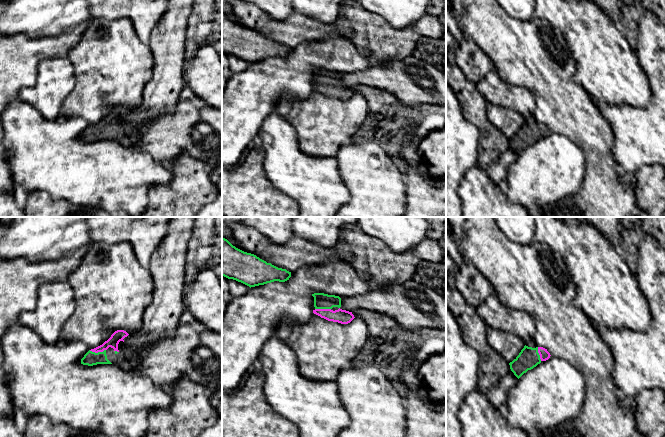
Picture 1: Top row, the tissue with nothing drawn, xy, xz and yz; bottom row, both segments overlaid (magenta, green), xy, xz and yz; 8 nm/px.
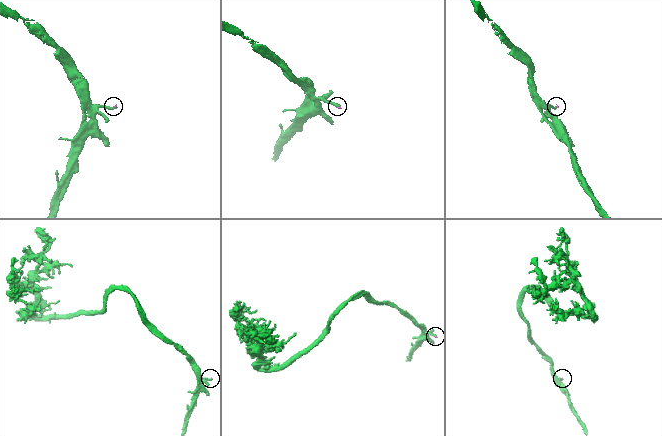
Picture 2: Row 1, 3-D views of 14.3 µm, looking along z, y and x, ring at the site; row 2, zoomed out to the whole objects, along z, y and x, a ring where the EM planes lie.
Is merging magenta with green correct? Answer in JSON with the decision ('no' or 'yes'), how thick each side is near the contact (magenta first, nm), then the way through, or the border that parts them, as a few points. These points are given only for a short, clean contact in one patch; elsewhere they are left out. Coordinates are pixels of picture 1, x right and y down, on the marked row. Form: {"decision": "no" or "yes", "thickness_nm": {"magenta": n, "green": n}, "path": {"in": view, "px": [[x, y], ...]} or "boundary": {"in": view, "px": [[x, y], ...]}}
{"decision": "yes", "thickness_nm": {"magenta": 90, "green": 110}, "path": {"in": "xy", "px": [[119, 335], [97, 352], [90, 358]]}}

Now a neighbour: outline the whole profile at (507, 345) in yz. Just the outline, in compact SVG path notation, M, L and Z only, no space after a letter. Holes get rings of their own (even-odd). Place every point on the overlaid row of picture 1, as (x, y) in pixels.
M491 327L487 329L487 339L490 347L508 363L516 359L525 346L520 337Z

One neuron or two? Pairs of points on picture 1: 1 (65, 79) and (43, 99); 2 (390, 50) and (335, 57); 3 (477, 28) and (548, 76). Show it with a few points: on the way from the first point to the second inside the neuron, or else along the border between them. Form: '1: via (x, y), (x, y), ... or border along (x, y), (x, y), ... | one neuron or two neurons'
1: via (60, 82), (48, 94) | one neuron
2: border along (345, 38), (368, 57), (370, 65) | two neurons
3: via (495, 32), (530, 58) | one neuron

